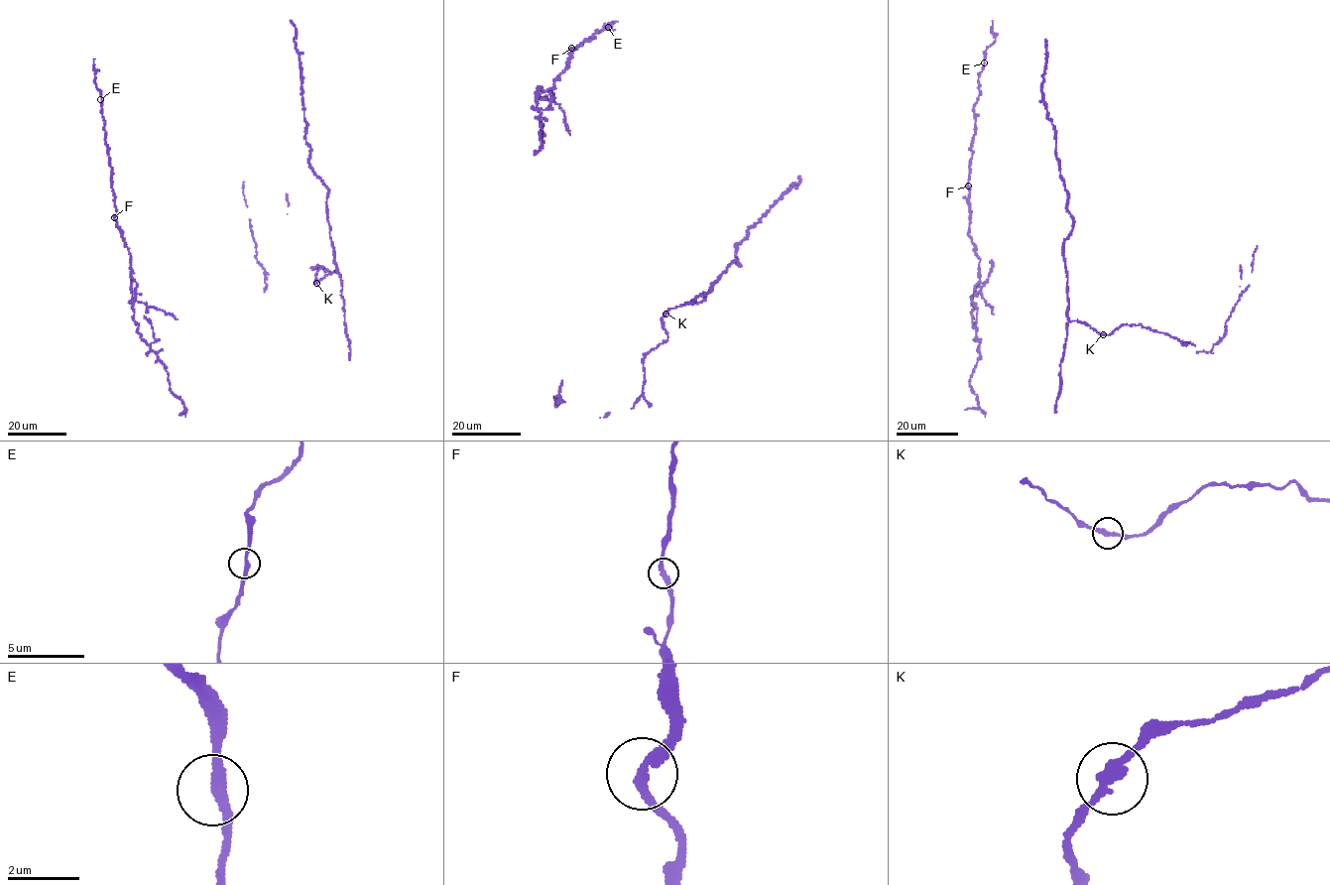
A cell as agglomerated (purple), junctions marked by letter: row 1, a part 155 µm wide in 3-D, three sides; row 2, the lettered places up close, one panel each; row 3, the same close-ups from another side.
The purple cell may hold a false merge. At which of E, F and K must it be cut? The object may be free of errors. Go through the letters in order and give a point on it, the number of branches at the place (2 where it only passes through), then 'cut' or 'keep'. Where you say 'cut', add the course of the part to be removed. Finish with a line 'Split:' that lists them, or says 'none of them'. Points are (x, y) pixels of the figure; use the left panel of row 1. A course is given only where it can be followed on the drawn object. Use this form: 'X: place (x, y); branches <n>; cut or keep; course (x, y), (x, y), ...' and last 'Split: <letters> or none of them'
E: place (100, 99); branches 2; keep
F: place (114, 217); branches 2; keep
K: place (316, 283); branches 2; keep
Split: none of them

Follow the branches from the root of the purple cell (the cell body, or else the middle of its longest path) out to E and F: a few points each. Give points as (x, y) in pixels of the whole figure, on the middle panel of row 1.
E: (569, 135), (559, 105), (539, 97), (537, 91), (554, 88), (554, 79), (568, 67), (570, 49), (608, 27)
F: (569, 135), (559, 105), (551, 99), (539, 97), (537, 91), (554, 88), (554, 79), (568, 67), (571, 48)

